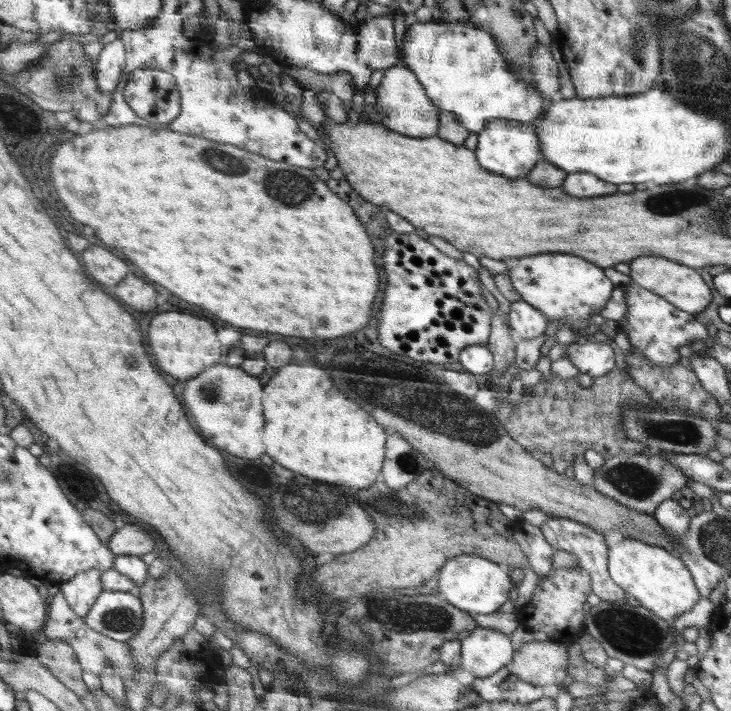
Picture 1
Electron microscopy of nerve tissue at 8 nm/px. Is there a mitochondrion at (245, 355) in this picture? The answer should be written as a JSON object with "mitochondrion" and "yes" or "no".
{"mitochondrion":"no"}

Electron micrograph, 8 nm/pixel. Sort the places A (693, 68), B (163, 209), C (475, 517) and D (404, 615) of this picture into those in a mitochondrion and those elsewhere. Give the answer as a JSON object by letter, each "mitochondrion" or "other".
{"A":"mitochondrion","B":"other","C":"other","D":"mitochondrion"}

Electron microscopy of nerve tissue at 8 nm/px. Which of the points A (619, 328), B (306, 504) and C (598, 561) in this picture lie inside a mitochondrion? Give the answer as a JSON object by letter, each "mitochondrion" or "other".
{"A":"other","B":"mitochondrion","C":"other"}

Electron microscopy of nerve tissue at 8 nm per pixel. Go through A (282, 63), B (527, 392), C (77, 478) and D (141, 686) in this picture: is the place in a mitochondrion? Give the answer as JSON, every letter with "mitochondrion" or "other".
{"A":"other","B":"other","C":"other","D":"other"}

